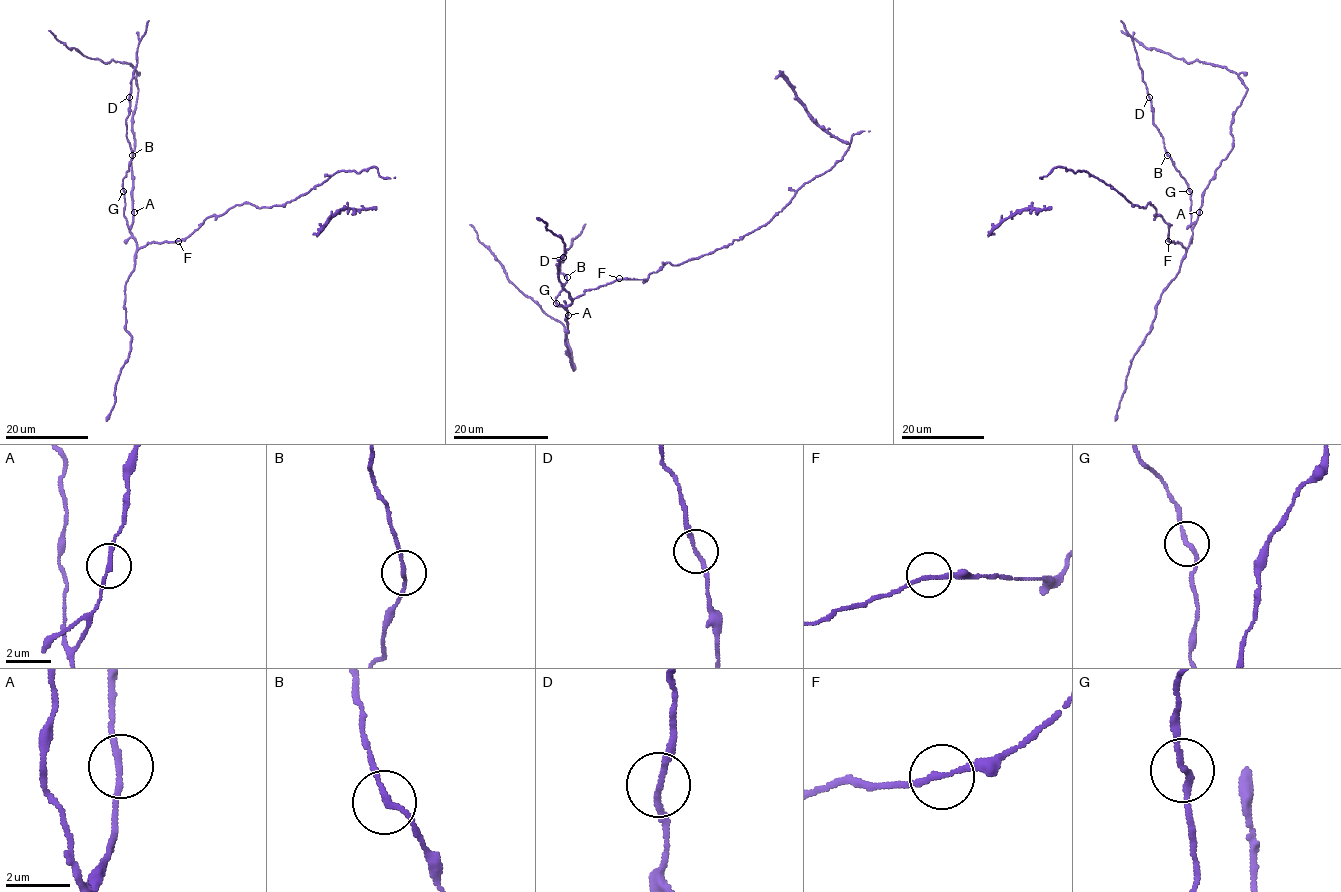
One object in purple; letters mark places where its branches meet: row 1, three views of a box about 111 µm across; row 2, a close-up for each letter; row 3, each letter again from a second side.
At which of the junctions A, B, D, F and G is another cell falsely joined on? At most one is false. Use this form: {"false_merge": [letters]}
{"false_merge": []}

